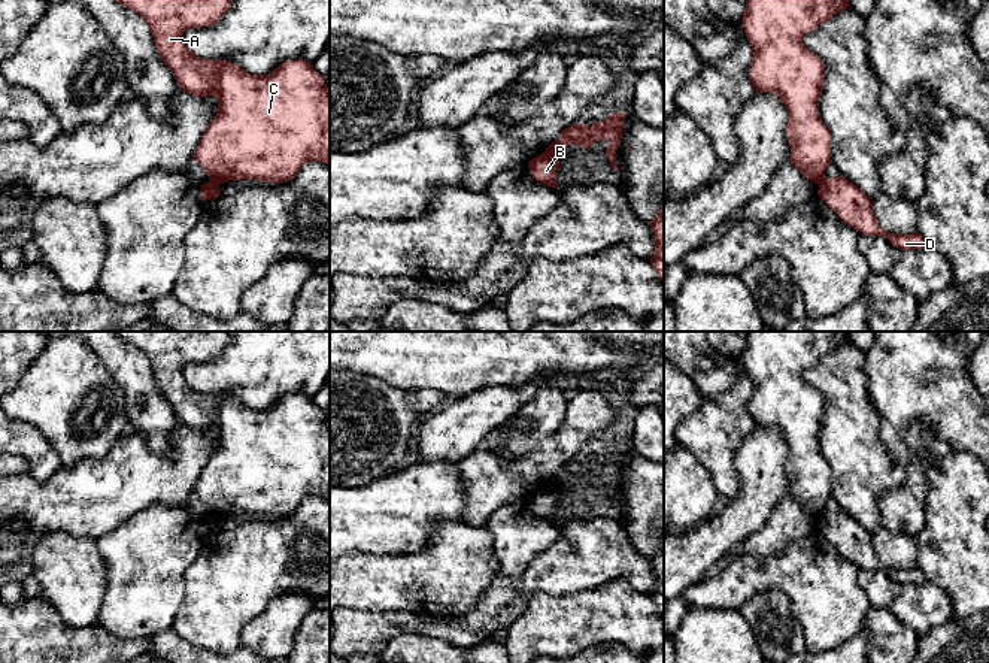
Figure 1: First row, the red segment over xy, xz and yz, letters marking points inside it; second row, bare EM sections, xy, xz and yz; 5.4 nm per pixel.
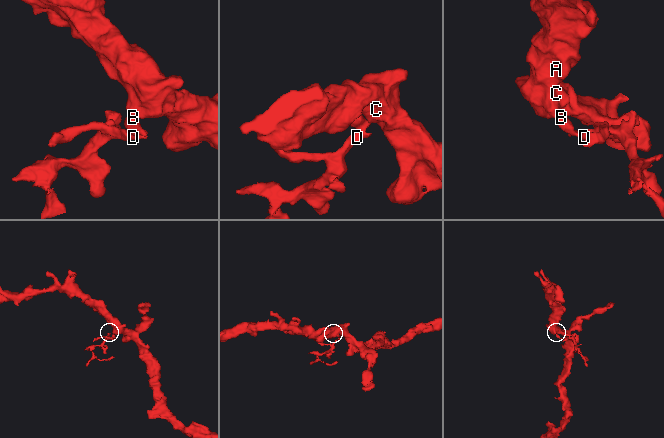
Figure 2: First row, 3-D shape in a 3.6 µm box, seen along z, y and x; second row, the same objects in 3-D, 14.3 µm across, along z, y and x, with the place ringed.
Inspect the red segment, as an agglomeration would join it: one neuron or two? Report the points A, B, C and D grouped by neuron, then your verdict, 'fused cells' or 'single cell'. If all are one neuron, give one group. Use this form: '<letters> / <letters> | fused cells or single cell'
A C / B D | fused cells

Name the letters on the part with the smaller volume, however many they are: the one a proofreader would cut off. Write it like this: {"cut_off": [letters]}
{"cut_off": ["B", "D"]}

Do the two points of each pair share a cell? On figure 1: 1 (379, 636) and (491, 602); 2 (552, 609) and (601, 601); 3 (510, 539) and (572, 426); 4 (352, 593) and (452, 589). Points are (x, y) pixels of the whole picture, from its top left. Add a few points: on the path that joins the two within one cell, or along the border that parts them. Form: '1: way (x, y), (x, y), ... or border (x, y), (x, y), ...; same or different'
1: way (407, 624), (463, 626); same
2: way (564, 609), (589, 609); same
3: border (527, 497), (500, 506), (491, 514); different
4: way (378, 583), (410, 581), (413, 578), (427, 581); same

